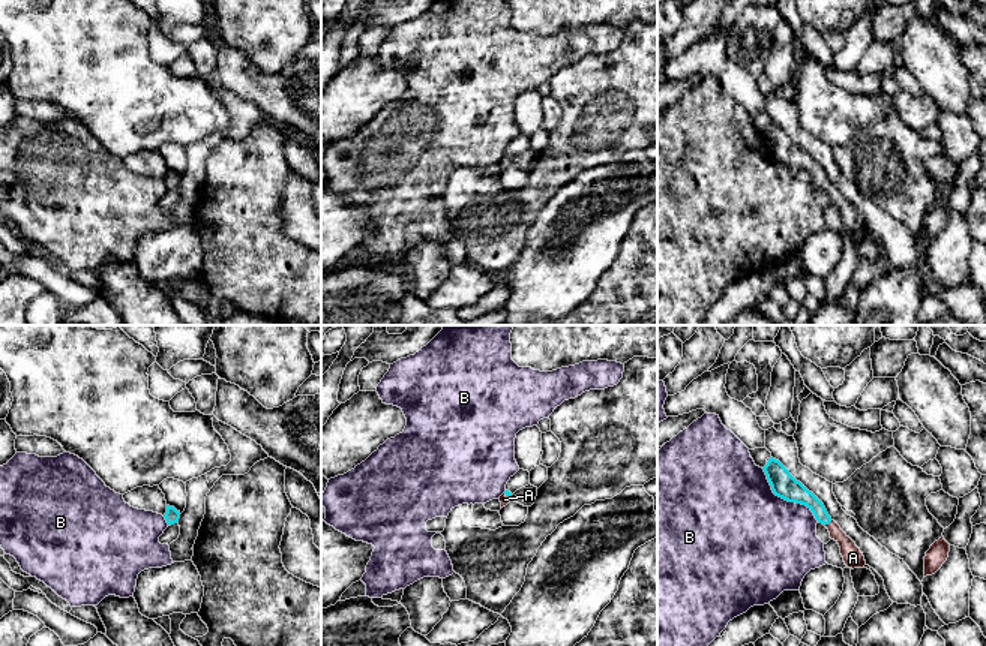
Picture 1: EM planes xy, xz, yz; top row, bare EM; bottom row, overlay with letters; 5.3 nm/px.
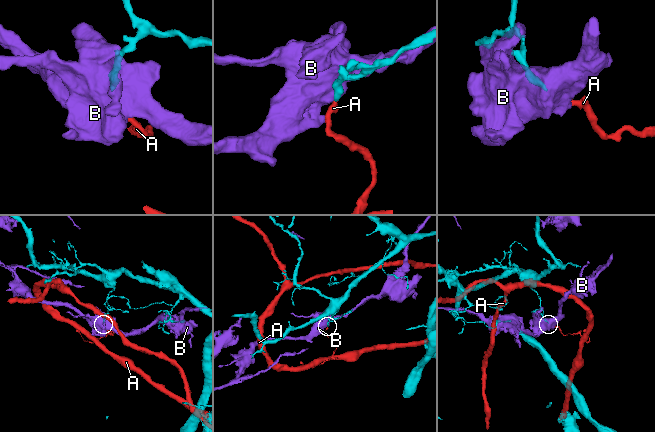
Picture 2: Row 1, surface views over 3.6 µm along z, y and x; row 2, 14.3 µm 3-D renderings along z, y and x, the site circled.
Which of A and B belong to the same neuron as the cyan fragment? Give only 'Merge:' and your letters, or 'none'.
Merge: none

